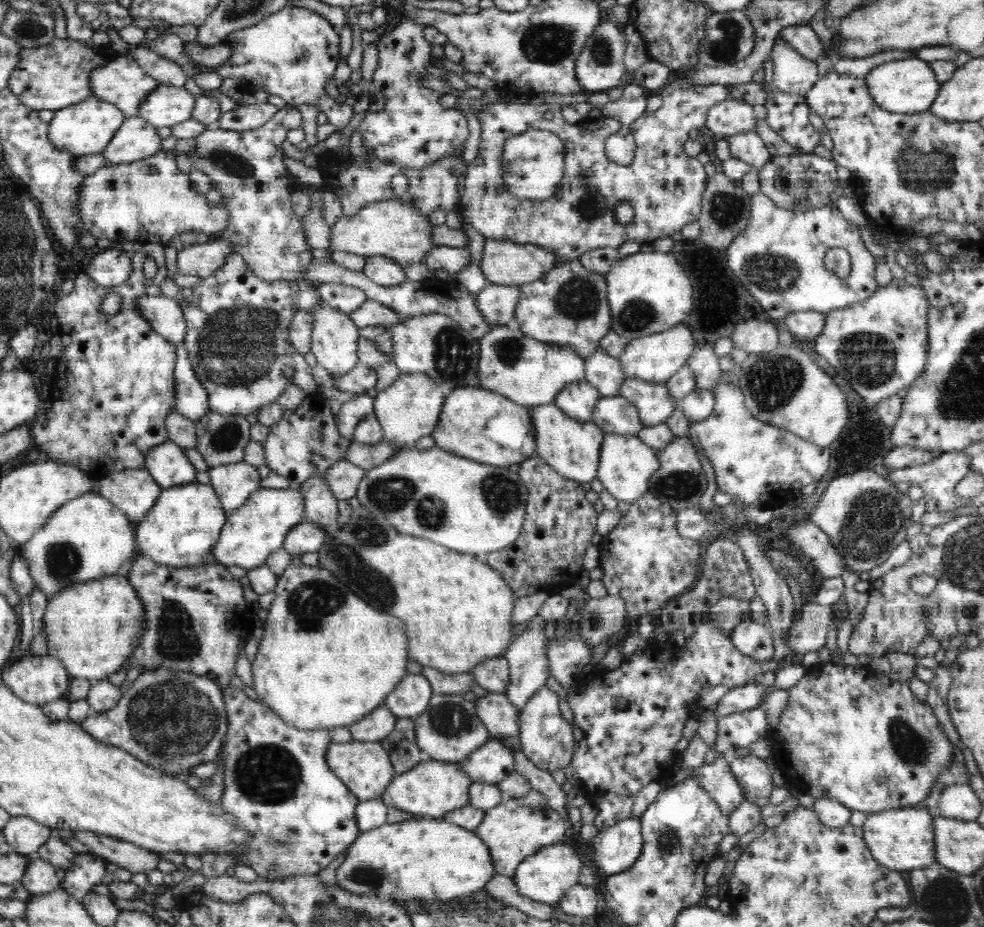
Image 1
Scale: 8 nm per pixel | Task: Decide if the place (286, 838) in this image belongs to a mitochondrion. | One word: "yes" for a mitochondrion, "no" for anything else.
yes

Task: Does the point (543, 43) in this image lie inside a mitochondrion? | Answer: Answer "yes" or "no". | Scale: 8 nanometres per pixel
yes

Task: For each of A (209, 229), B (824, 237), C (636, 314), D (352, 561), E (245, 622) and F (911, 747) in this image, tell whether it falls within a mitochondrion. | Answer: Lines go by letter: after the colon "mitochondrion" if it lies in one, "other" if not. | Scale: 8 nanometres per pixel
A: other
B: other
C: mitochondrion
D: mitochondrion
E: other
F: mitochondrion

